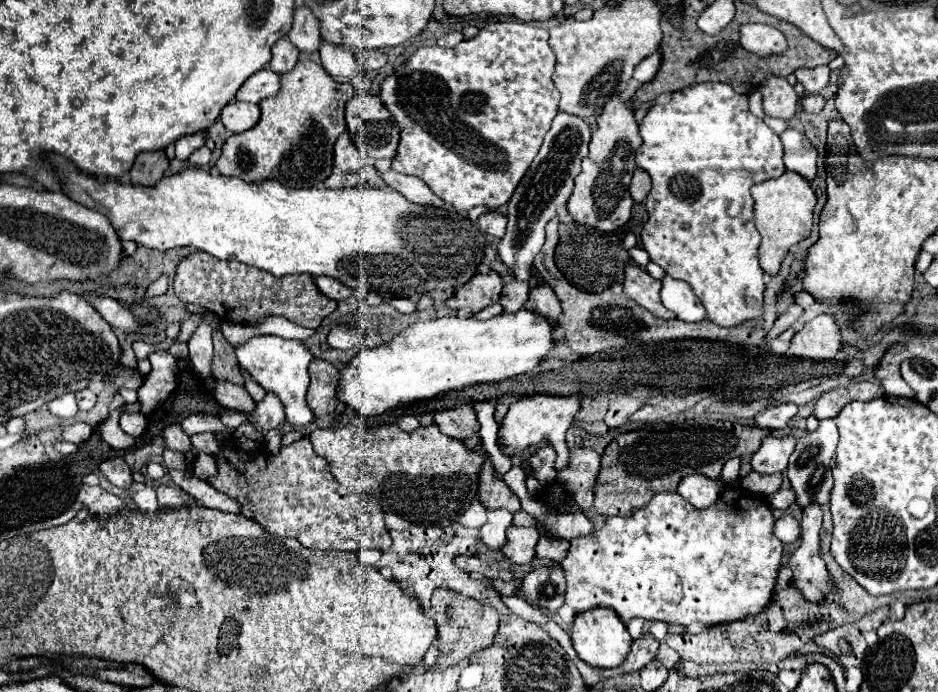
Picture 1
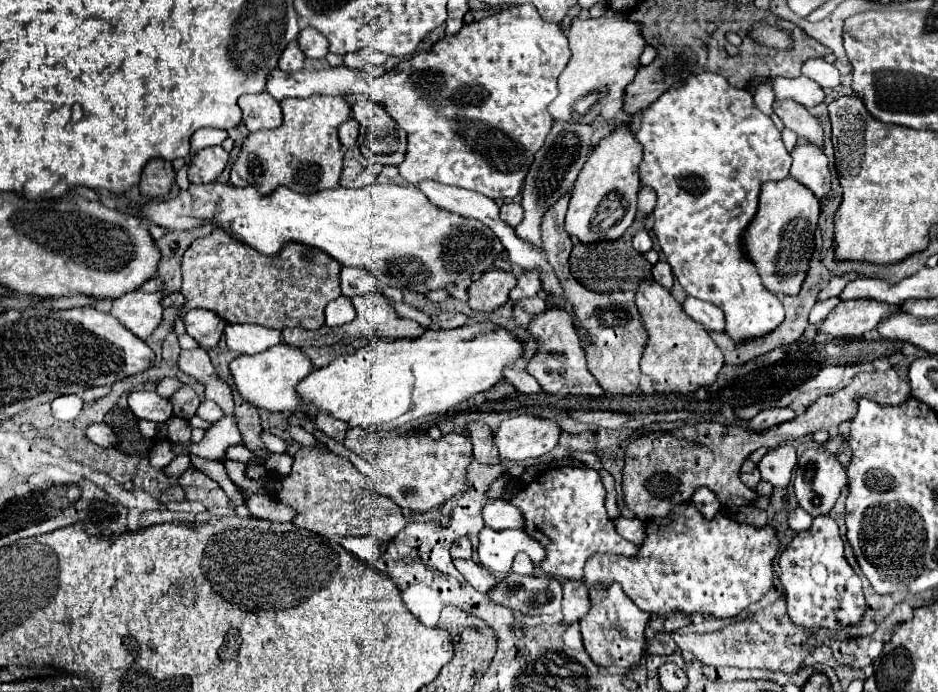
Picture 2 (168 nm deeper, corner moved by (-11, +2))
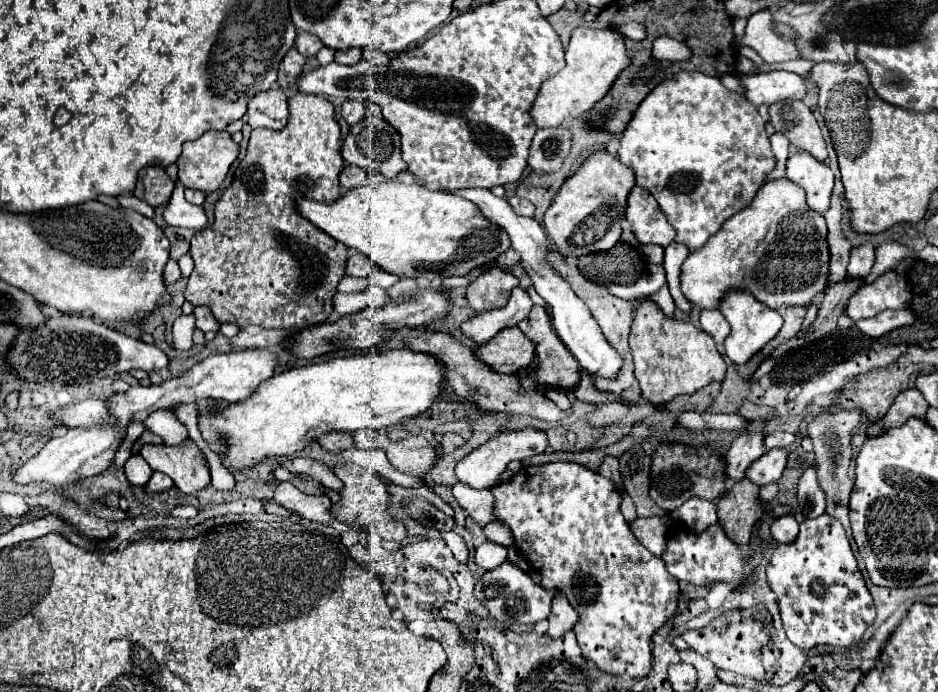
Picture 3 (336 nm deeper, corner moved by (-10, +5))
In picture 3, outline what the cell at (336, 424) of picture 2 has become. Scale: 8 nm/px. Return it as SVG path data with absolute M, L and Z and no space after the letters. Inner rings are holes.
M330 432L330 434L322 434L318 438L318 442L322 444L322 448L326 448L328 452L342 452L348 448L356 448L354 440L346 434L346 432Z

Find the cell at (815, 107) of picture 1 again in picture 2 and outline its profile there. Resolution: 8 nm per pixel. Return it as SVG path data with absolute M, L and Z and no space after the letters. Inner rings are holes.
M799 75L795 79L785 79L785 77L777 77L771 81L773 89L775 89L775 97L777 99L793 99L801 105L805 105L807 109L819 105L825 99L825 91L811 79Z

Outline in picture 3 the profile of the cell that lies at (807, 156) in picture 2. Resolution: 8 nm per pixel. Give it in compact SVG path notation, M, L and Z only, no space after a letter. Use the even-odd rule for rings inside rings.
M796 152L786 162L786 178L804 188L806 204L824 214L830 208L830 194L834 186L832 170L806 152Z

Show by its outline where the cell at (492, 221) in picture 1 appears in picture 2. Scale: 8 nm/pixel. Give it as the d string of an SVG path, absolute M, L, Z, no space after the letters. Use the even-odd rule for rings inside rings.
M505 203L501 207L501 217L503 221L507 221L507 225L519 225L523 219L523 207L519 203Z

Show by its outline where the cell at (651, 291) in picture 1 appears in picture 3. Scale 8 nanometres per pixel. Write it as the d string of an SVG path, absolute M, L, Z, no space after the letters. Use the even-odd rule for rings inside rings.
M650 300L640 302L634 314L630 350L636 364L634 374L640 384L640 400L652 406L668 402L680 394L694 394L710 382L724 382L728 368L712 336L688 322L666 318Z

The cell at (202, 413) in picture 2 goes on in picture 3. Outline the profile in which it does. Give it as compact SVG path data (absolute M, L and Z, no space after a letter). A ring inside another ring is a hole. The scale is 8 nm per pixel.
M158 410L154 414L148 416L148 420L144 422L144 426L158 434L166 444L180 444L188 438L188 432L186 428L176 420L174 412L168 412L168 410Z

